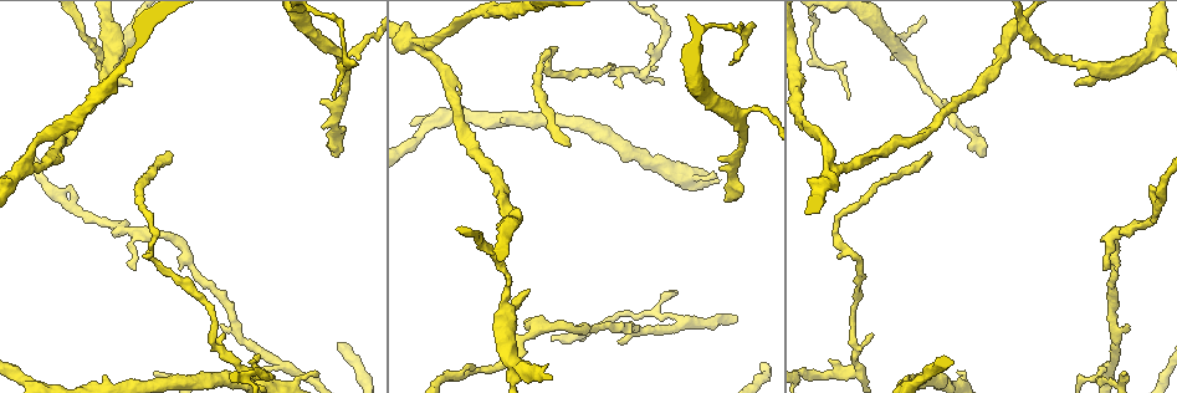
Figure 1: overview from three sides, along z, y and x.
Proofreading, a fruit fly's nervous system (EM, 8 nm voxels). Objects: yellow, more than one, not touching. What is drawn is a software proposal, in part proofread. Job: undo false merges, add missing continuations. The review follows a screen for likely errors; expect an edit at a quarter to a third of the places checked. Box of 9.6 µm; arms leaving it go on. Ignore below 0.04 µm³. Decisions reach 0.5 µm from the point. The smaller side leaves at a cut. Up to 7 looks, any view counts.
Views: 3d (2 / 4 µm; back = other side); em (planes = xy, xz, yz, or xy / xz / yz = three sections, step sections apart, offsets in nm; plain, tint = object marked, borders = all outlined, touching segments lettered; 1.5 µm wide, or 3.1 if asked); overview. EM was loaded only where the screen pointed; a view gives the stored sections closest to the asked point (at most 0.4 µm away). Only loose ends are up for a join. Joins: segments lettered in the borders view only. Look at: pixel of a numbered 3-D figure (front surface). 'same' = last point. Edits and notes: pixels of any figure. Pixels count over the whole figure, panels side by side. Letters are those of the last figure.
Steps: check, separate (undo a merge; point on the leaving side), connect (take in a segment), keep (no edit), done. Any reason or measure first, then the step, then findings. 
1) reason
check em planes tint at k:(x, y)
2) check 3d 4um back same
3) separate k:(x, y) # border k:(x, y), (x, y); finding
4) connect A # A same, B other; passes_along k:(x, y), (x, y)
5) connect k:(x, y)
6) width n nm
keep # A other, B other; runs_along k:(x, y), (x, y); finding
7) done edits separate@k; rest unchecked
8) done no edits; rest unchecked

branch stops here
check em planes borders at 1:(131, 84)

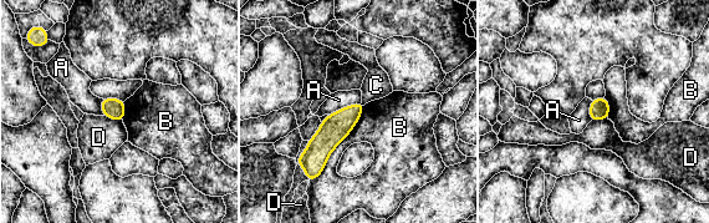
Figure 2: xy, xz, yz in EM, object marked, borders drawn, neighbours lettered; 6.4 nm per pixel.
width 130 nm
keep # A other, B other, C other, D other; runs_along 2:(360, 106), (320, 146), (316, 172); none of them fits

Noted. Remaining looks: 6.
sharp bend
check em xy step 8 plain at 1:(147, 218)

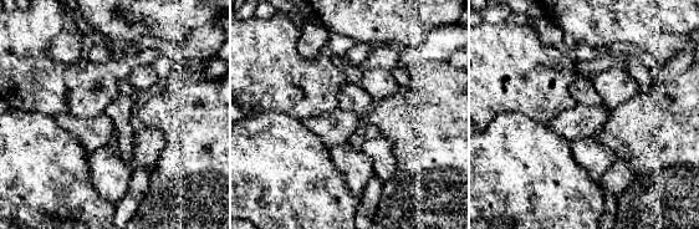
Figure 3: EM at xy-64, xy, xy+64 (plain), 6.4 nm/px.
see the neighbours
check em xy step 8 borders same

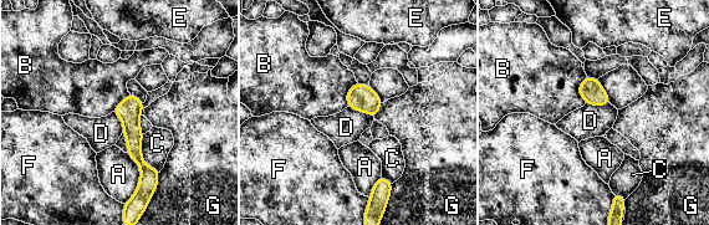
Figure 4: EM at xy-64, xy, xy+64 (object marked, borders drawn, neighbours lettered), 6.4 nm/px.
longest_contact A 300 nm
keep # A other, B other, C other, D other, E other, F other, G other; one cell here

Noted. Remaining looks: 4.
check em xy step 8 plain at 1:(931, 157)

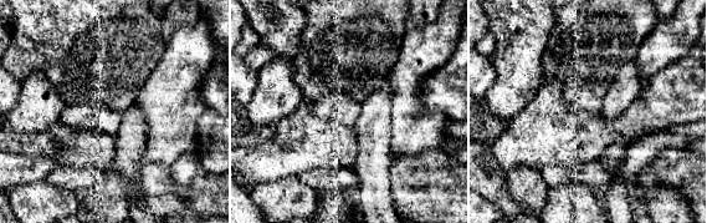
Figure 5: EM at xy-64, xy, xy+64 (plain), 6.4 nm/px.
what lies round it
check em xy step 8 borders same

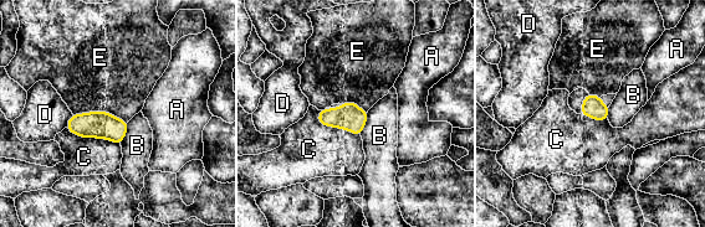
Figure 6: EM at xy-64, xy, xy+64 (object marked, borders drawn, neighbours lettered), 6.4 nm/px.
keep # A other, B other, C other, D other, E other; border 6:(66, 127), (82, 137), (119, 144); none of them fits

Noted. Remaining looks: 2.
done no edits; rest unchecked

